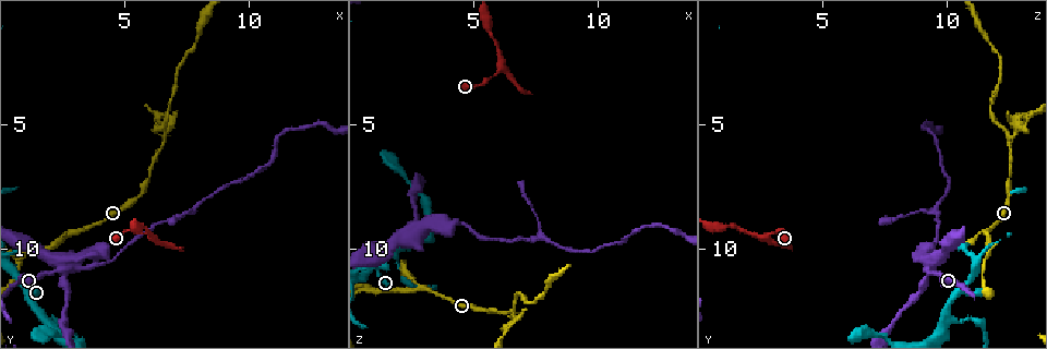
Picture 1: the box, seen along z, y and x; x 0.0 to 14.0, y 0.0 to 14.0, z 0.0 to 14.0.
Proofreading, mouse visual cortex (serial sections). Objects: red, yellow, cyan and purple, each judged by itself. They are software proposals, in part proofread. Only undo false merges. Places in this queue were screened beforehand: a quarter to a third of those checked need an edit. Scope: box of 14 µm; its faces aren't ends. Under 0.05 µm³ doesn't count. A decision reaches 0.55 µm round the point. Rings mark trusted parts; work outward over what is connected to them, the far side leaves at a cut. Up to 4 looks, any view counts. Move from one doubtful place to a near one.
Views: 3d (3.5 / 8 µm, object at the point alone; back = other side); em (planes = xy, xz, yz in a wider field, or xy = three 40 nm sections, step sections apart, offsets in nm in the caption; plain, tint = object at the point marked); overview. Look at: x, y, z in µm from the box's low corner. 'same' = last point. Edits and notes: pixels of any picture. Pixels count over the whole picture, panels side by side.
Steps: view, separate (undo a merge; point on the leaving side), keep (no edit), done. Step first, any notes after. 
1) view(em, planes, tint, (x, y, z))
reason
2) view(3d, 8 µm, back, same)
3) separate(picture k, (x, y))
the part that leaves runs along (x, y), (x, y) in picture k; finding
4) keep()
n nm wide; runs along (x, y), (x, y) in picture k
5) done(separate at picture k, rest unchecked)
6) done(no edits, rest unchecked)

view(3d, 3.5 µm, (6.0, 9.5, 2.9))

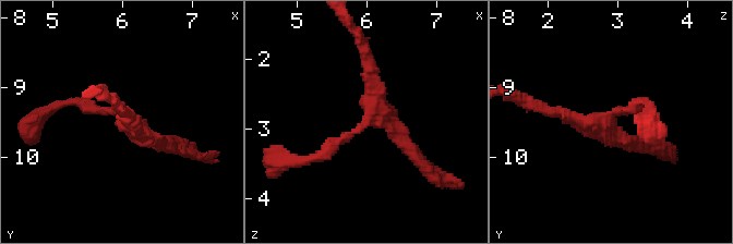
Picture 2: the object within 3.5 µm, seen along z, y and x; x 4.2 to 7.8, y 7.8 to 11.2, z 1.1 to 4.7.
view(em, xy, step 3, tint, (6.05, 9.50, 2.85))

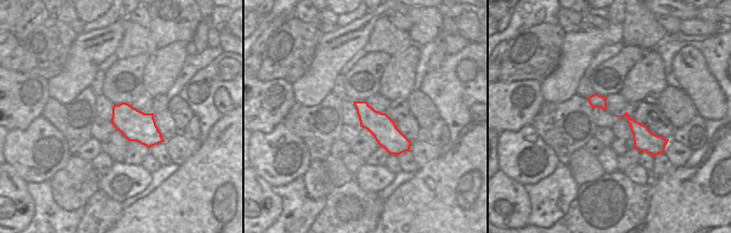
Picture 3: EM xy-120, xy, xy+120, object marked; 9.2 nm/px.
keep()
runs along (314, 158), (371, 119), (364, 55) in picture 2; all the same cell

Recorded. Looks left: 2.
view(3d, 3.5 µm, (6.6, 5.5, 12.6))
three arms meet

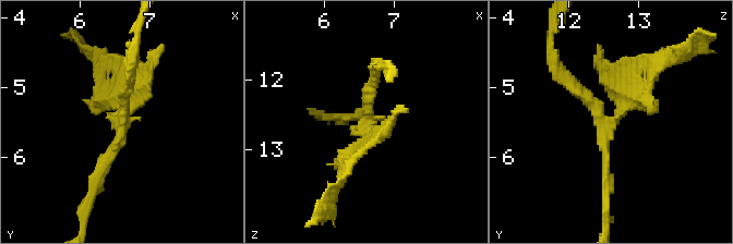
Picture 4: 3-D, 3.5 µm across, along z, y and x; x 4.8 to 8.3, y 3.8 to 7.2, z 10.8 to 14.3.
view(em, xy, step 2, tint, (6.60, 5.55, 12.55))

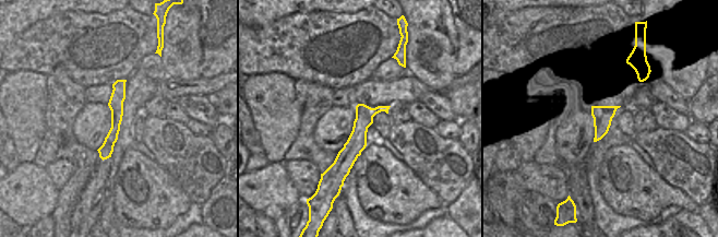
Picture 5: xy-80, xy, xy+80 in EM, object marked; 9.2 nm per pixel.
keep()
runs along (607, 192), (607, 124), (559, 71) in picture 4; continuous, no second cell

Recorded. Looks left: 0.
done(no edits, rest unchecked)

